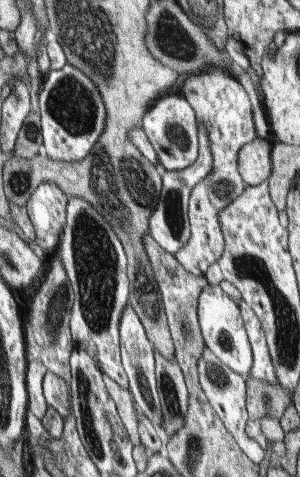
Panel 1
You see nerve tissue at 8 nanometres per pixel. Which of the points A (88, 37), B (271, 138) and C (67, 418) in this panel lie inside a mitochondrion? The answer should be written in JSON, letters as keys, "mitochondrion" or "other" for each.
{"A":"mitochondrion","B":"other","C":"other"}

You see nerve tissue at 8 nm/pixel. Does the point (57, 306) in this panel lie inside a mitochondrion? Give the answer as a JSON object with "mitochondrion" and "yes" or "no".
{"mitochondrion":"yes"}

